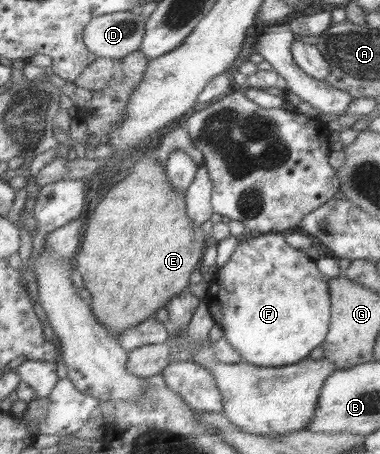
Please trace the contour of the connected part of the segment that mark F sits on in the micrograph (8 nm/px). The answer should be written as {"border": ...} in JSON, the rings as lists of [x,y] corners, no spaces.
{"border":[[[261,233],[256,234],[249,241],[240,240],[230,260],[217,270],[214,277],[209,278],[209,283],[210,286],[208,286],[207,295],[204,300],[209,305],[211,315],[215,323],[219,324],[222,330],[224,330],[226,340],[234,346],[234,350],[240,353],[242,361],[248,362],[248,364],[254,364],[254,366],[288,366],[296,364],[296,362],[300,362],[303,358],[308,357],[314,348],[322,345],[328,334],[331,323],[329,278],[318,270],[316,261],[308,257],[304,251],[290,246],[286,242],[283,233]]]}

